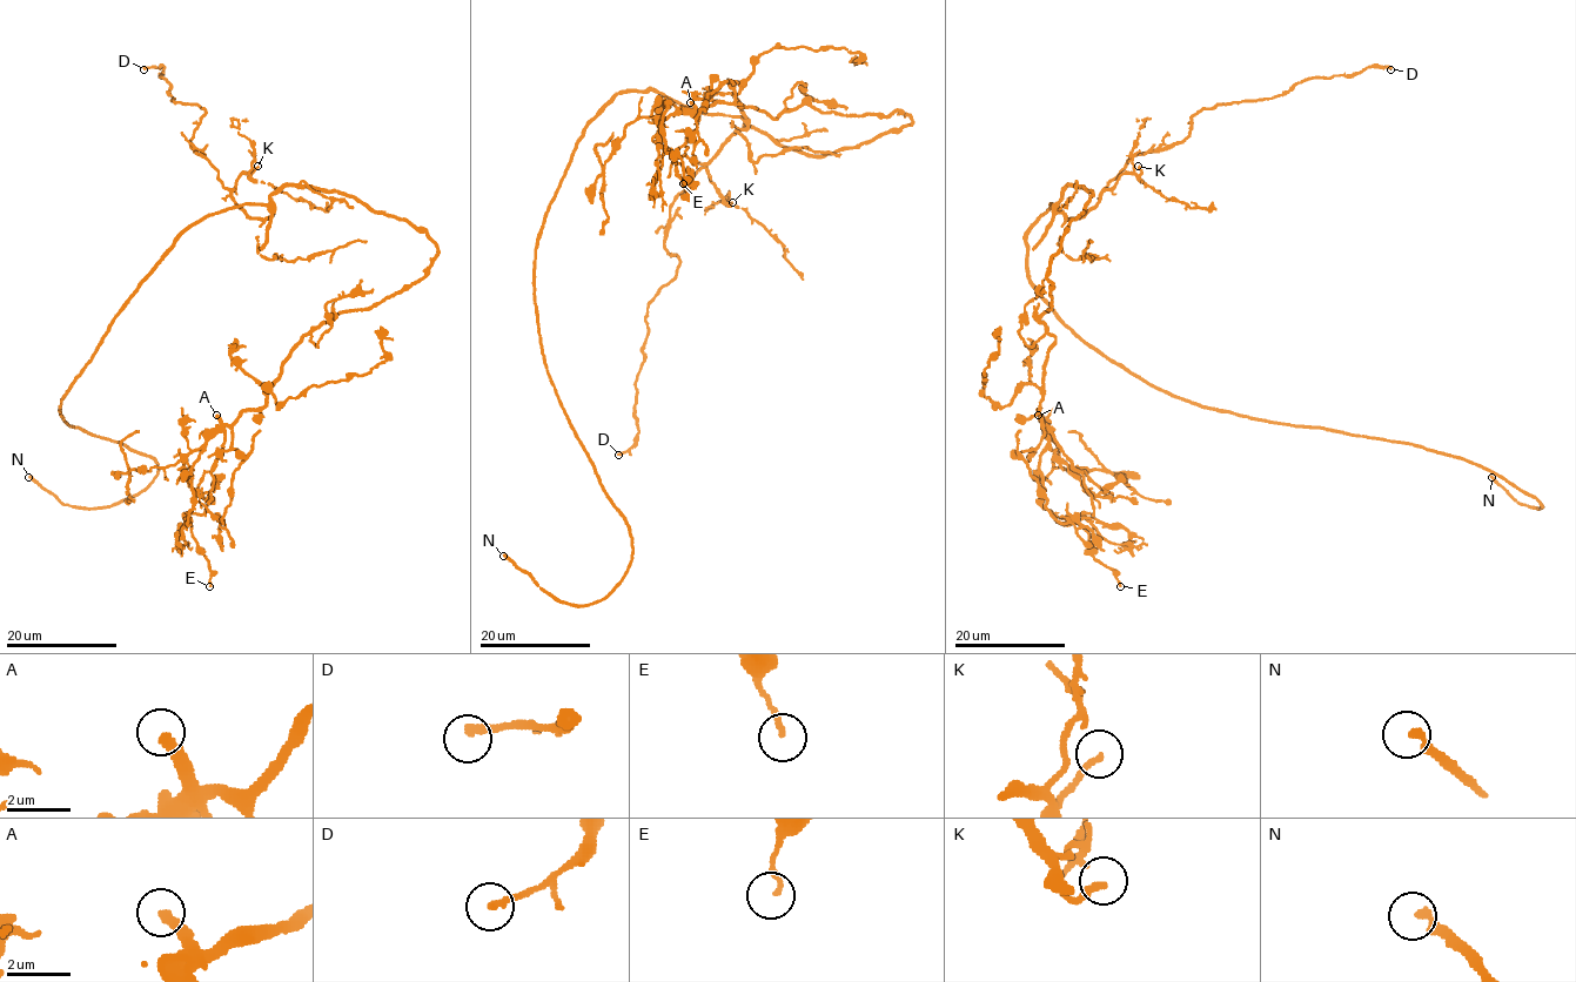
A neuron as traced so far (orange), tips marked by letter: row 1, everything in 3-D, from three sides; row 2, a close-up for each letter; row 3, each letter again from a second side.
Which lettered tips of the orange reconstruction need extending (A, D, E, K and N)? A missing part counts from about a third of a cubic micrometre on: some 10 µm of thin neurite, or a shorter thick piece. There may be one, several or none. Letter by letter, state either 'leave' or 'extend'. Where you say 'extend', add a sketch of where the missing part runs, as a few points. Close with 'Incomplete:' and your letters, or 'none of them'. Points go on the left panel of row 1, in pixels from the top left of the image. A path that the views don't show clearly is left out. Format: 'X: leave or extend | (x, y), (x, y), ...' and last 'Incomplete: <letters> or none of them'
A: extend | (216, 415), (206, 401), (236, 322), (240, 278), (248, 266), (227, 255)
D: leave
E: leave
K: leave
N: extend
Incomplete: A, N

